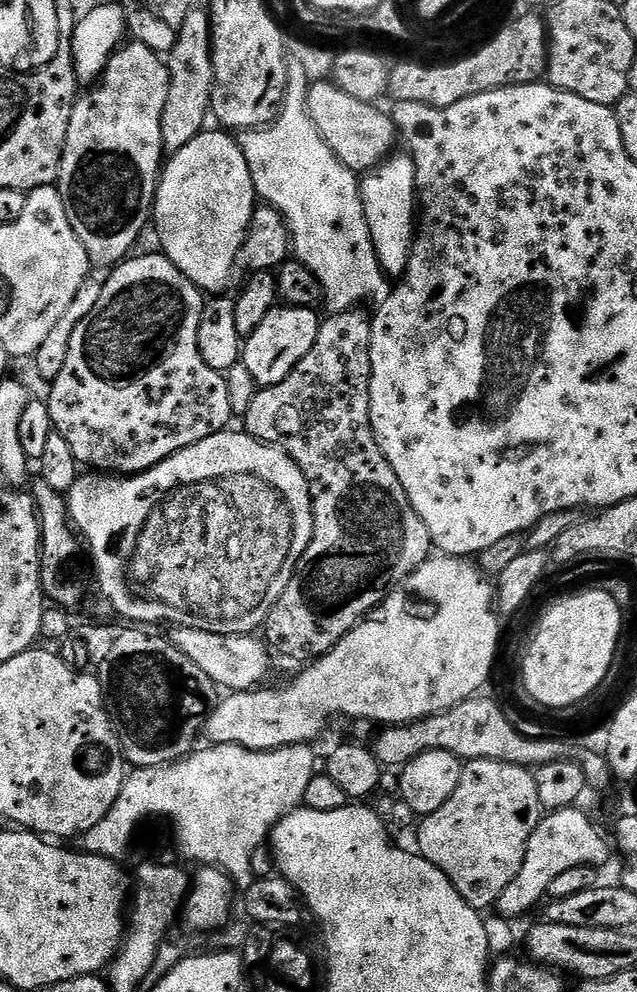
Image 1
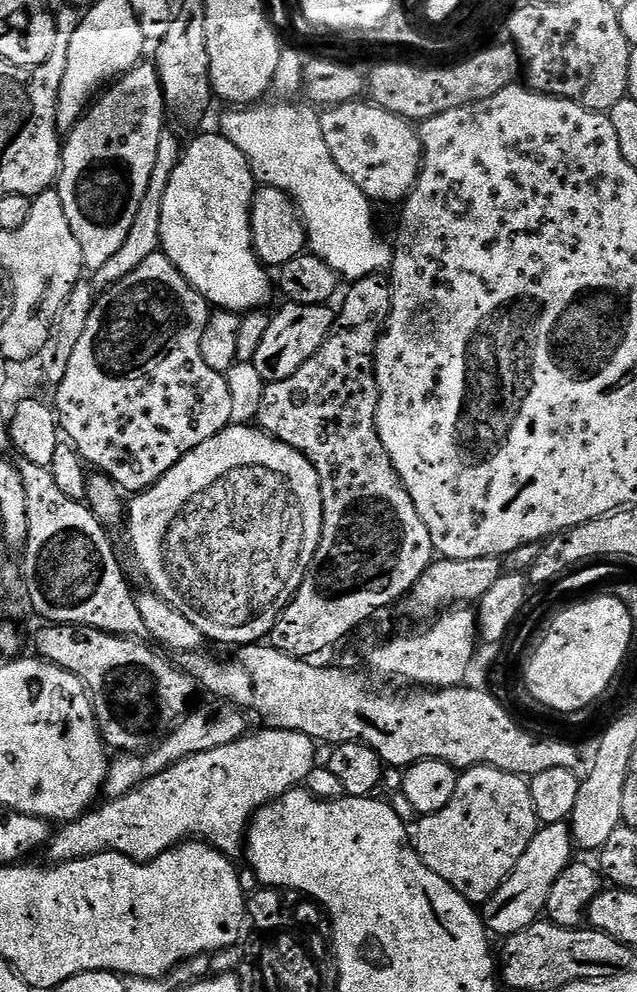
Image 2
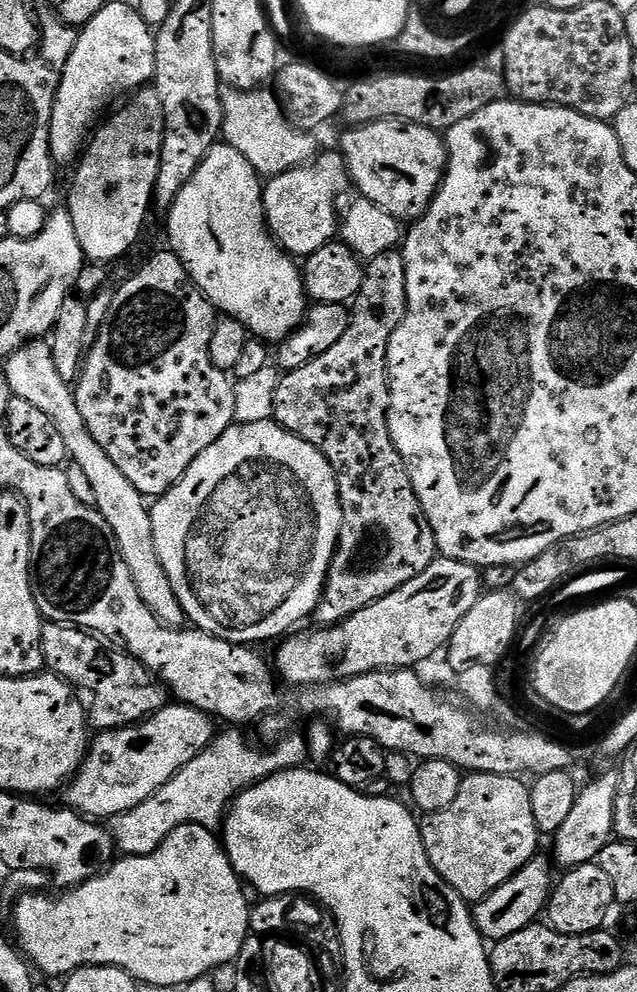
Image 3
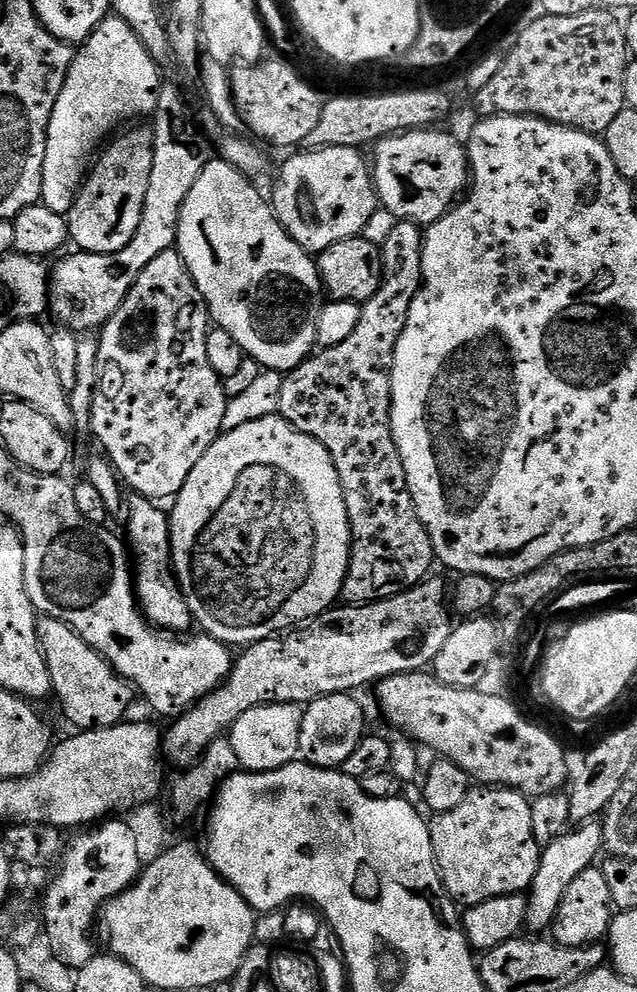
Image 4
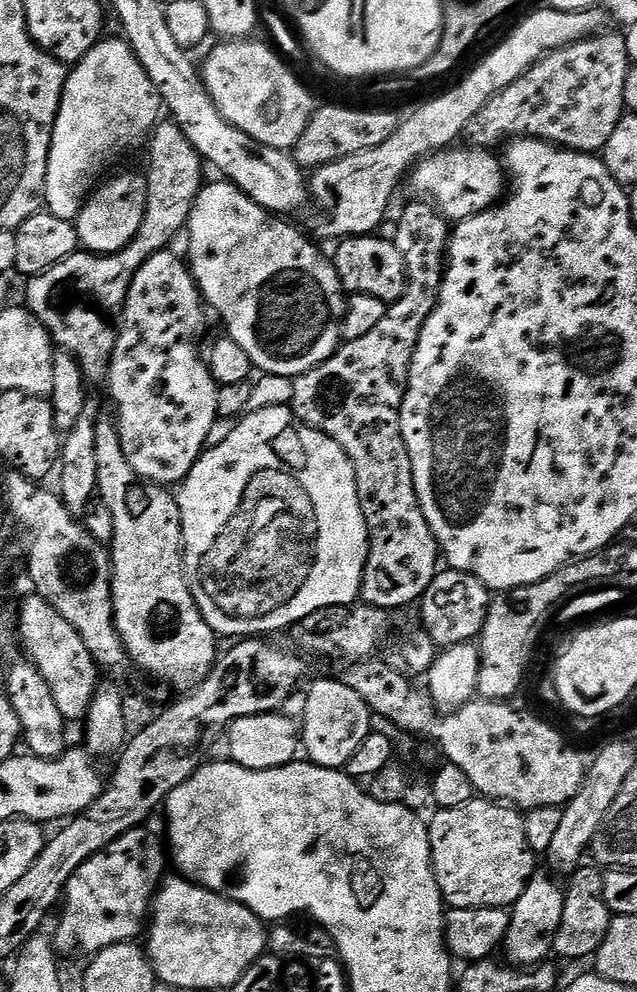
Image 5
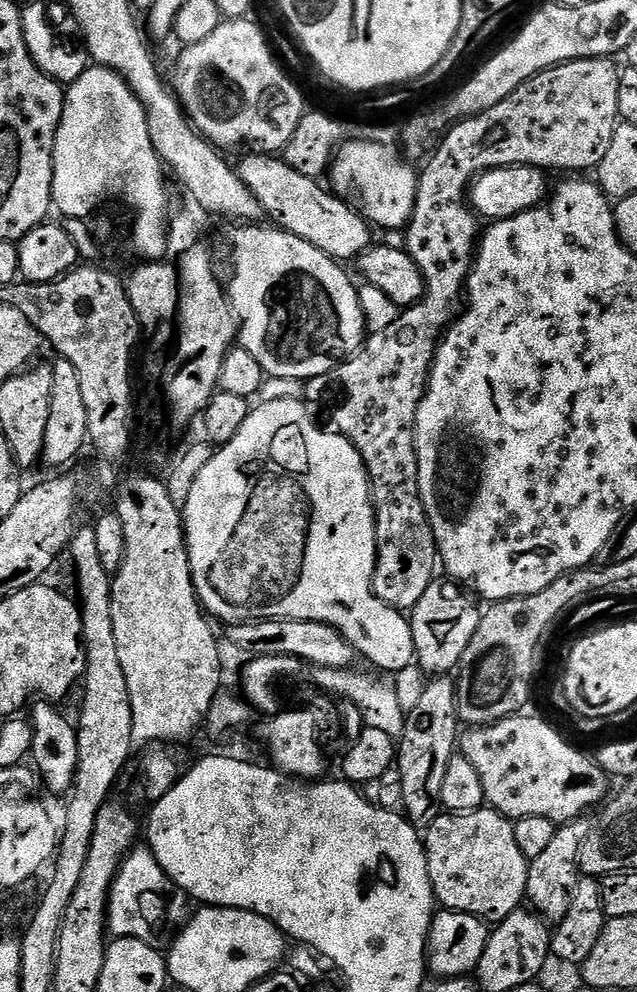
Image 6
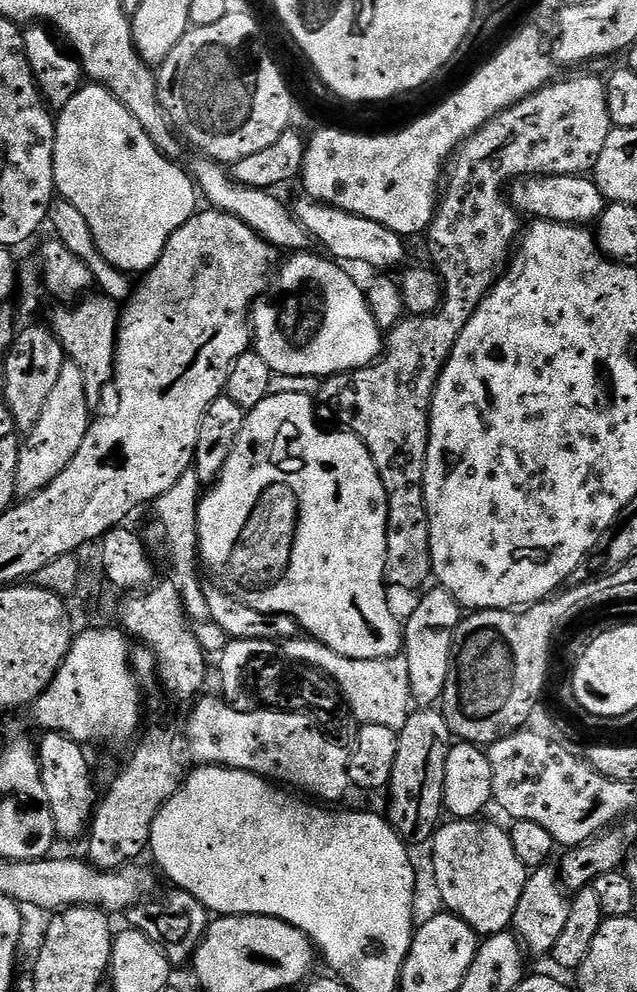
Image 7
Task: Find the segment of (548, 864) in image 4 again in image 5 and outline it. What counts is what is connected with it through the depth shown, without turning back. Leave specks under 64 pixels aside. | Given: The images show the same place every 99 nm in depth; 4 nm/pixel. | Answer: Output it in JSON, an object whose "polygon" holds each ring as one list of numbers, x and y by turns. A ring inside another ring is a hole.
{"polygon":[[543,871,533,875,526,890,522,890,522,898,518,898,510,909,510,926,506,930,502,953,503,959,517,968,533,969,553,955,554,934,558,934,558,925,562,922,564,888,559,879,551,880,547,876,549,873]]}

